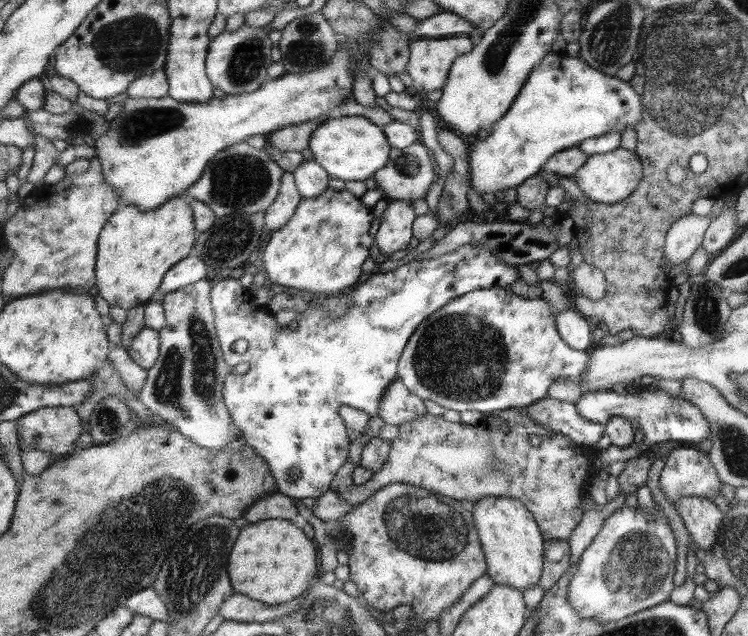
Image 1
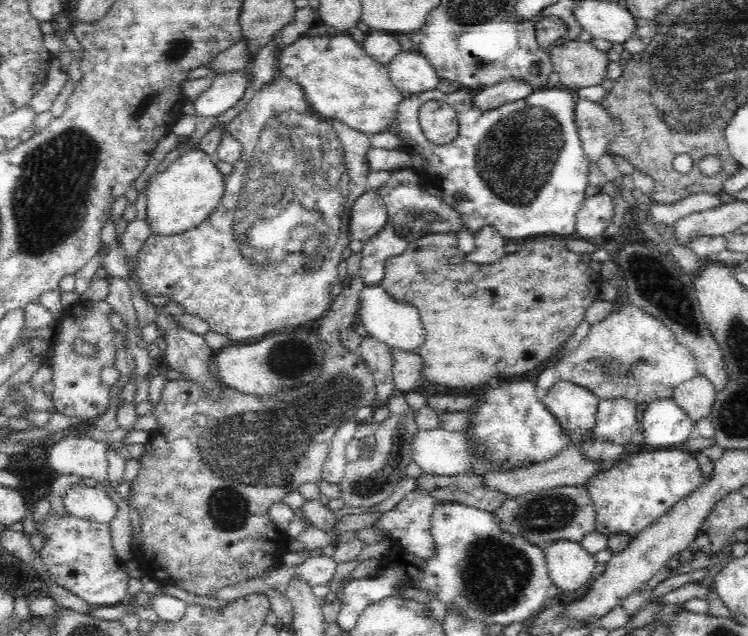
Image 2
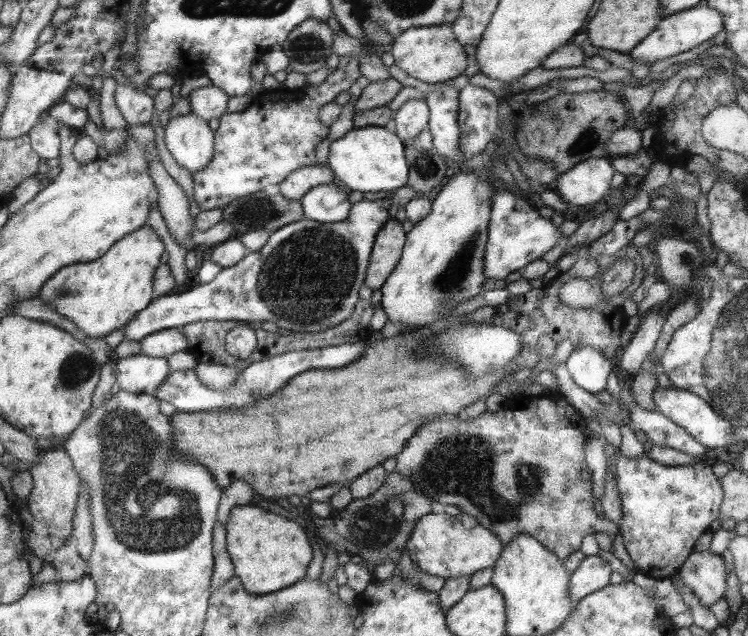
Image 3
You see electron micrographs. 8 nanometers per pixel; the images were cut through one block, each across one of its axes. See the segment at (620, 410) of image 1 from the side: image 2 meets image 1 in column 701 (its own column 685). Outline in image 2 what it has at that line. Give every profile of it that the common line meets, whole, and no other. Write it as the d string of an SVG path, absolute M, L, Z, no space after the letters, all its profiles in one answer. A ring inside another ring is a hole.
M658 397L641 408L640 426L645 443L664 449L682 445L696 434L695 424L673 397Z

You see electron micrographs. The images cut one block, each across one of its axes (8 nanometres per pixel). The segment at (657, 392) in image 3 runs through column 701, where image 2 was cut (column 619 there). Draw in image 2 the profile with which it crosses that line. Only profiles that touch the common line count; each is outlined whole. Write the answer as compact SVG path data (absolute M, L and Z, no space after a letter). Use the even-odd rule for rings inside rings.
M624 397L600 400L591 438L622 445L630 443L636 432L640 413L641 407Z

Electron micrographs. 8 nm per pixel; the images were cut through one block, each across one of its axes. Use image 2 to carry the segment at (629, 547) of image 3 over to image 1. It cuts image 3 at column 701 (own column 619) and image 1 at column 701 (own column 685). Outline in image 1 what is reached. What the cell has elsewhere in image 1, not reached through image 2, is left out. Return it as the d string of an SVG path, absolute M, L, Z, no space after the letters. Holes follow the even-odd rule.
M682 447L672 450L668 455L658 482L660 484L658 488L664 492L664 498L674 505L680 498L686 498L686 496L700 496L700 498L708 498L708 500L718 498L723 482L718 476L717 469L710 466L710 461L709 456L694 448Z

